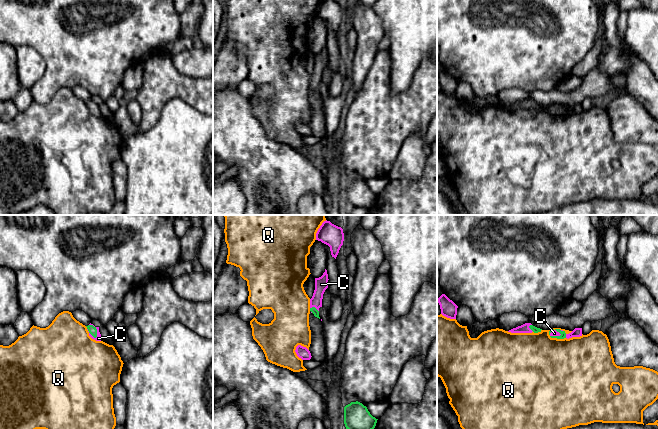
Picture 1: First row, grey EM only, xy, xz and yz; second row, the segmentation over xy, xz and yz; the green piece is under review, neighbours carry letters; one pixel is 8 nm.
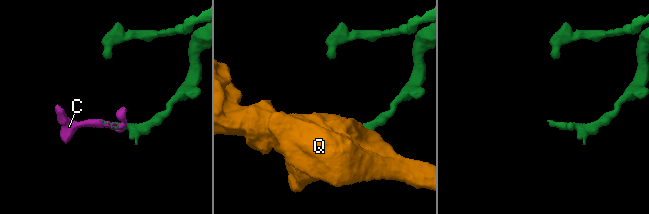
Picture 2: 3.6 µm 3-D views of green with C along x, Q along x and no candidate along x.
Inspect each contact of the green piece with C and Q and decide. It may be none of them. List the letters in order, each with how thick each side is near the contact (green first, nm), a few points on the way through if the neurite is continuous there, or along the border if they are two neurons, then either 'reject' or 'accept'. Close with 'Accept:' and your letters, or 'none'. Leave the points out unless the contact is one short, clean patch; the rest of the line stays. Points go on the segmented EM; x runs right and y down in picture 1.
C: 70/50 nm | across xy (92, 330), (96, 330), (98, 338) | accept
Q: 50/480 nm | reject
Accept: C

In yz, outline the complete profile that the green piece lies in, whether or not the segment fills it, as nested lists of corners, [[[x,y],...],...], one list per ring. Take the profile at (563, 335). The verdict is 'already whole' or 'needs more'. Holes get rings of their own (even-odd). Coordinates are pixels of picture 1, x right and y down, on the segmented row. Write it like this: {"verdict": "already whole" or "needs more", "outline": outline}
{"verdict": "needs more", "outline": [[[575,328],[571,333],[566,334],[565,331],[560,329],[552,329],[549,331],[549,335],[551,338],[564,339],[564,338],[572,338],[572,337],[580,337],[582,336],[582,328]]]}

